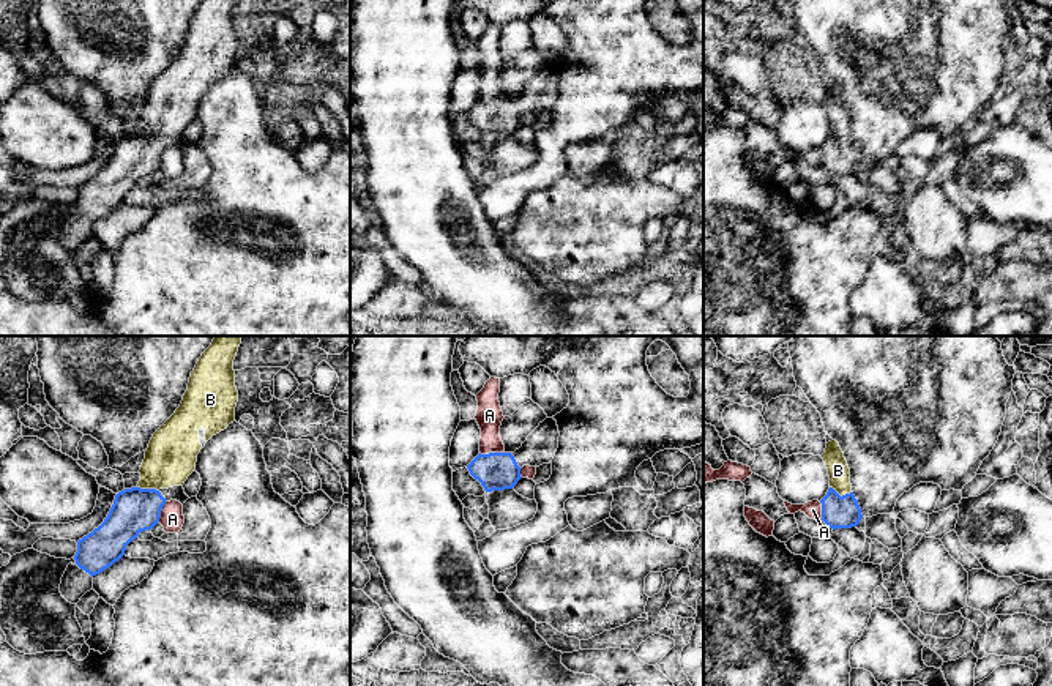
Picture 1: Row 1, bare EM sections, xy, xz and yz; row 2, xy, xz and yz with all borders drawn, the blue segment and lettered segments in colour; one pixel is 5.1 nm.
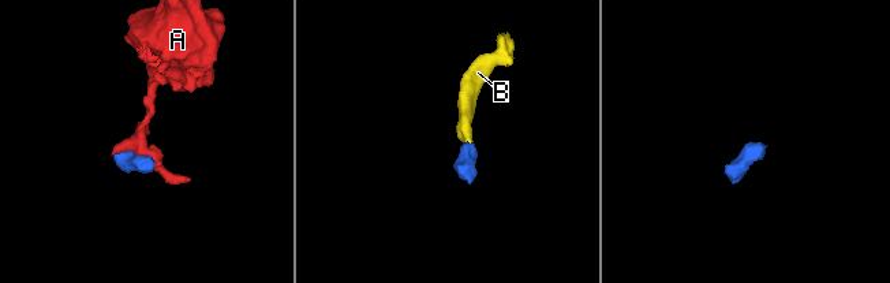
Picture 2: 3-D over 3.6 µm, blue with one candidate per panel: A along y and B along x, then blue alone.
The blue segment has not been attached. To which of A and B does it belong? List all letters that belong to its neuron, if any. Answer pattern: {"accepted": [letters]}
{"accepted": ["B"]}

